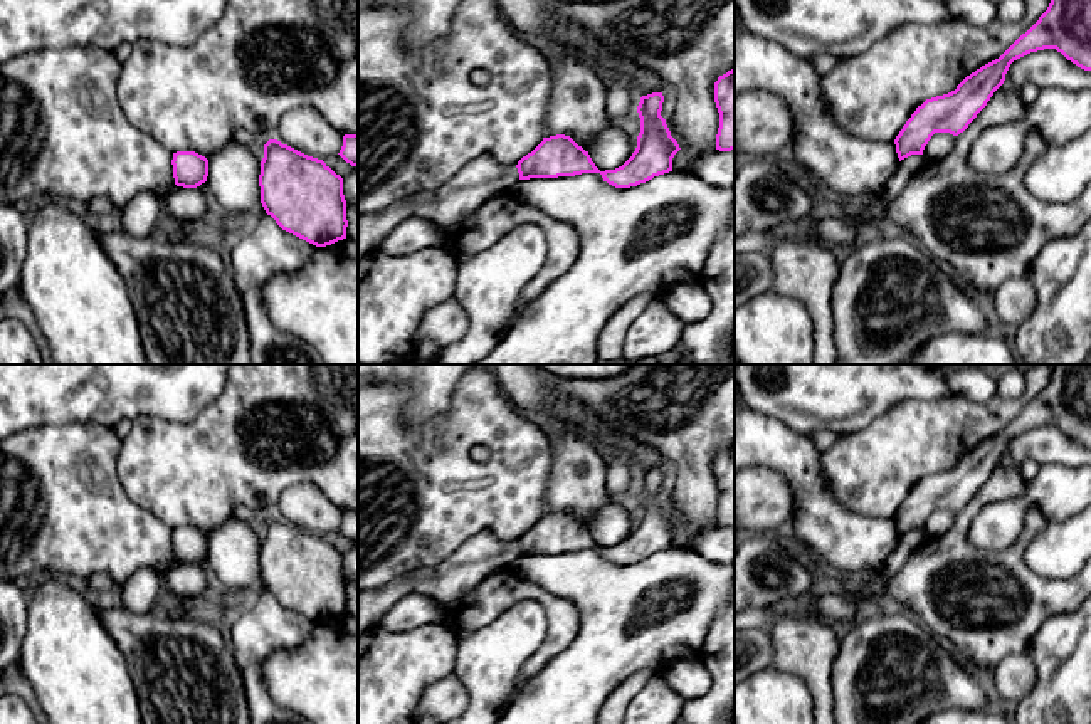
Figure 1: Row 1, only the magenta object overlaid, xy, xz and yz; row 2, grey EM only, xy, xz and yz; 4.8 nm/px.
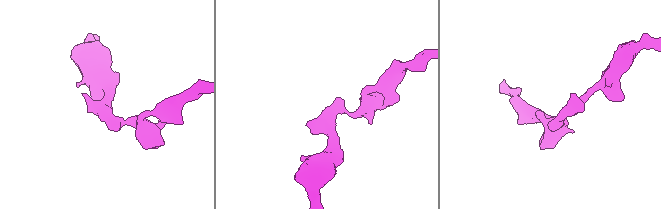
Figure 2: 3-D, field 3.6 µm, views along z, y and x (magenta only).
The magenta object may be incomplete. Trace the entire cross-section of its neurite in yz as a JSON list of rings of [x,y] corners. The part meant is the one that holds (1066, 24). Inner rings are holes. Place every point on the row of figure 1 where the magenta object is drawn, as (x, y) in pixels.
[[[1051,0],[1039,20],[999,59],[967,76],[955,91],[918,106],[894,139],[899,161],[923,155],[935,133],[963,133],[1004,84],[1010,64],[1044,49],[1056,49],[1091,71],[1091,0]]]

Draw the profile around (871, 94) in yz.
[[[1027,0],[1025,13],[1014,24],[993,18],[987,25],[973,25],[951,17],[938,24],[904,24],[861,54],[841,52],[839,64],[822,76],[822,96],[834,121],[849,134],[867,141],[894,141],[906,121],[926,99],[948,94],[972,72],[999,59],[1047,10],[1051,0]]]

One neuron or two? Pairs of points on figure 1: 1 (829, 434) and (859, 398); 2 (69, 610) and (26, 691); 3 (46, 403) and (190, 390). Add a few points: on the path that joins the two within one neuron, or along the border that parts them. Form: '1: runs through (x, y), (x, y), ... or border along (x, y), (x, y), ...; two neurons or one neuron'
1: border along (839, 427), (822, 427), (807, 435); two neurons
2: border along (19, 662), (41, 706); two neurons
3: runs through (81, 390), (155, 390); one neuron

